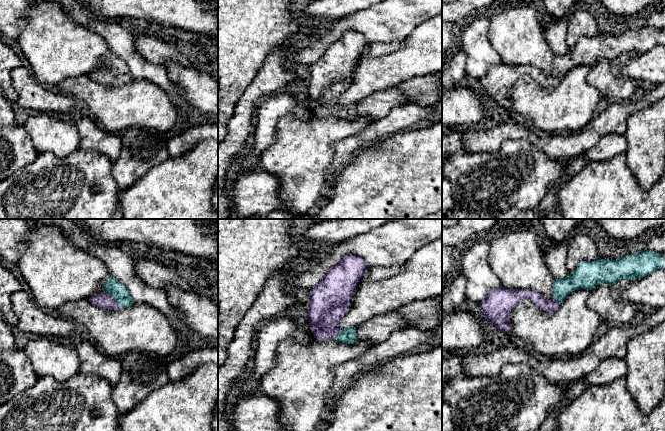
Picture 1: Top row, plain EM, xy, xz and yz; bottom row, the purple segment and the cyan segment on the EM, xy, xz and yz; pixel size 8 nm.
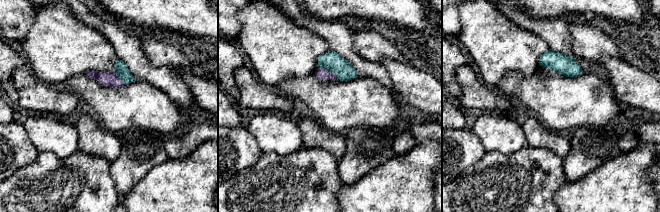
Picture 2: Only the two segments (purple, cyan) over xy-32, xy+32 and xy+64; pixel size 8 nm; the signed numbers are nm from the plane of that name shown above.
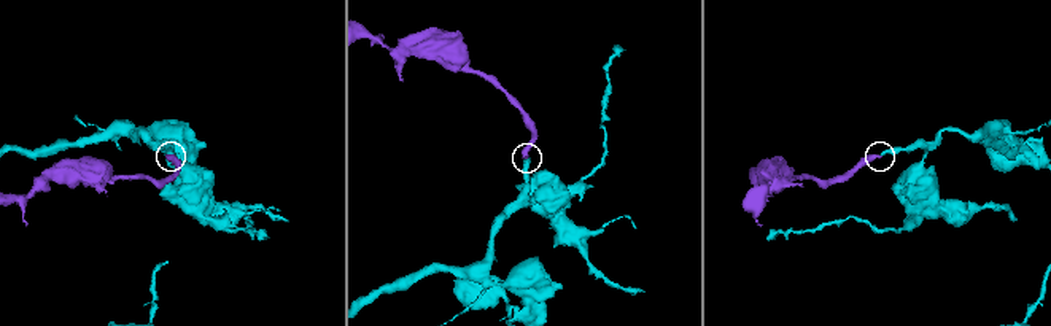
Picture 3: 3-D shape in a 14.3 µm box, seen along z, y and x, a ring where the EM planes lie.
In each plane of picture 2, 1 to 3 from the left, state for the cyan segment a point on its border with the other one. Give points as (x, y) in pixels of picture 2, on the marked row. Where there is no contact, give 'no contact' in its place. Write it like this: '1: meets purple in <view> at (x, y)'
1: meets purple in xy-32 at (120, 79)
2: meets purple in xy+32 at (329, 70)
3: no contact

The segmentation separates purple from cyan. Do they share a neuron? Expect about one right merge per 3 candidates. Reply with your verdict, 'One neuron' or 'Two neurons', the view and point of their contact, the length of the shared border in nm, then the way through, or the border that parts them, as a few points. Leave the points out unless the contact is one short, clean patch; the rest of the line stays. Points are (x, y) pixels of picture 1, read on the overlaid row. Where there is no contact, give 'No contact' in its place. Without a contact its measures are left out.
One neuron. Touches purple at xy (114, 299). Shared border 180 nm. Path across: xy (105, 300), (114, 299), (117, 290)

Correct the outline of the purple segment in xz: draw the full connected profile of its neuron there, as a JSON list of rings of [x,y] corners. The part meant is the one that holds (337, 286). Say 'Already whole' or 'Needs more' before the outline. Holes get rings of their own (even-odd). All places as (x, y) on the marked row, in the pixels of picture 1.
Needs more. [[[350,254],[332,267],[310,290],[308,321],[318,341],[334,339],[345,344],[356,343],[356,327],[340,329],[339,322],[346,315],[355,288],[365,272],[365,261]]]

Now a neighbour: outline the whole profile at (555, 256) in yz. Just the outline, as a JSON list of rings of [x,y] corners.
[[[563,242],[550,246],[544,253],[544,260],[554,279],[562,279],[569,275],[567,270],[568,243]]]

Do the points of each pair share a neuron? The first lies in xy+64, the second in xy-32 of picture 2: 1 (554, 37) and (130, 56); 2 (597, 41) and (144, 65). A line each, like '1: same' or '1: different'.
1: same
2: different

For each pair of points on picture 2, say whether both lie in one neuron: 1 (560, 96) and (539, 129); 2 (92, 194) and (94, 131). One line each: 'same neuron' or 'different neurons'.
1: different neurons
2: different neurons

